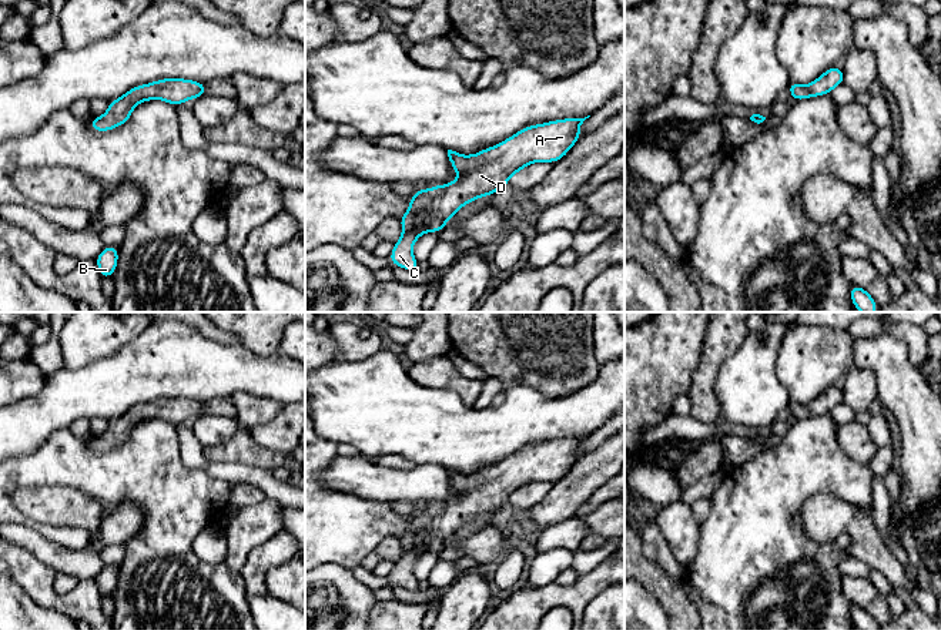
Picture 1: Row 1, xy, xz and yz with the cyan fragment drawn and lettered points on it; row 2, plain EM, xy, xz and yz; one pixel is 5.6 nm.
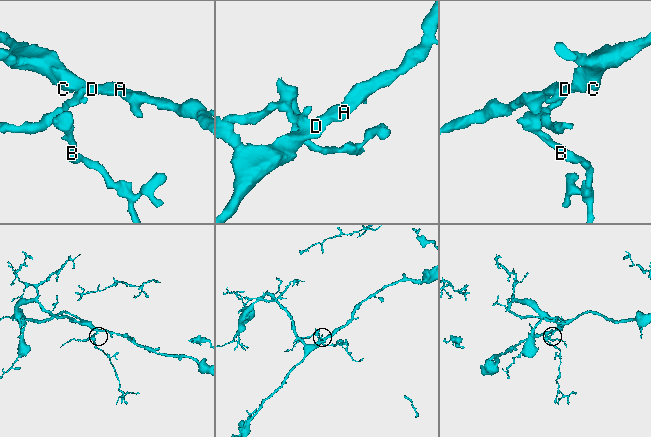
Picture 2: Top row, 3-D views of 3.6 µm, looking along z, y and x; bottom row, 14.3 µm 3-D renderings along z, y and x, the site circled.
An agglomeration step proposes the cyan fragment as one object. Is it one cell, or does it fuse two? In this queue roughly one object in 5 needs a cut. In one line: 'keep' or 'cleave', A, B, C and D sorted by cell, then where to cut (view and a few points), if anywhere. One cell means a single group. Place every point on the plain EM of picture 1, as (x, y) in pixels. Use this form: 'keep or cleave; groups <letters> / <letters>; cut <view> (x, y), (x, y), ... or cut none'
keep; groups A B C D; cut none

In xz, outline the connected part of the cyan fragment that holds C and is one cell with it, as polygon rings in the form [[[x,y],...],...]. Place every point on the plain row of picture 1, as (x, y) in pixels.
[[[589,436],[528,445],[498,465],[472,475],[448,469],[451,485],[461,496],[446,505],[415,510],[408,530],[399,537],[402,557],[394,562],[389,582],[418,592],[419,582],[412,567],[422,553],[441,552],[459,527],[496,513],[509,503],[512,493],[523,490],[528,483],[562,479],[582,456],[579,448]]]

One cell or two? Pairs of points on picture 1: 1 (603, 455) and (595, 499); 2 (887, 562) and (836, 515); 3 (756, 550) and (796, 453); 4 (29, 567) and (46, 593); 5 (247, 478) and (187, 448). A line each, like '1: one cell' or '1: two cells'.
1: two cells
2: one cell
3: one cell
4: one cell
5: one cell

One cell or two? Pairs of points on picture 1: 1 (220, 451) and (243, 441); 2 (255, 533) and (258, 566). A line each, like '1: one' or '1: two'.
1: one
2: two

